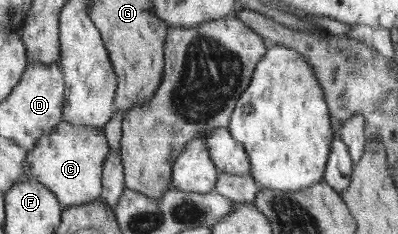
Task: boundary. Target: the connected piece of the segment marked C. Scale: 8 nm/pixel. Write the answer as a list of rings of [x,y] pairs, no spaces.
[[[62,121],[53,134],[39,139],[26,160],[24,176],[35,177],[55,192],[63,208],[78,207],[102,196],[103,168],[112,148],[105,129]]]

